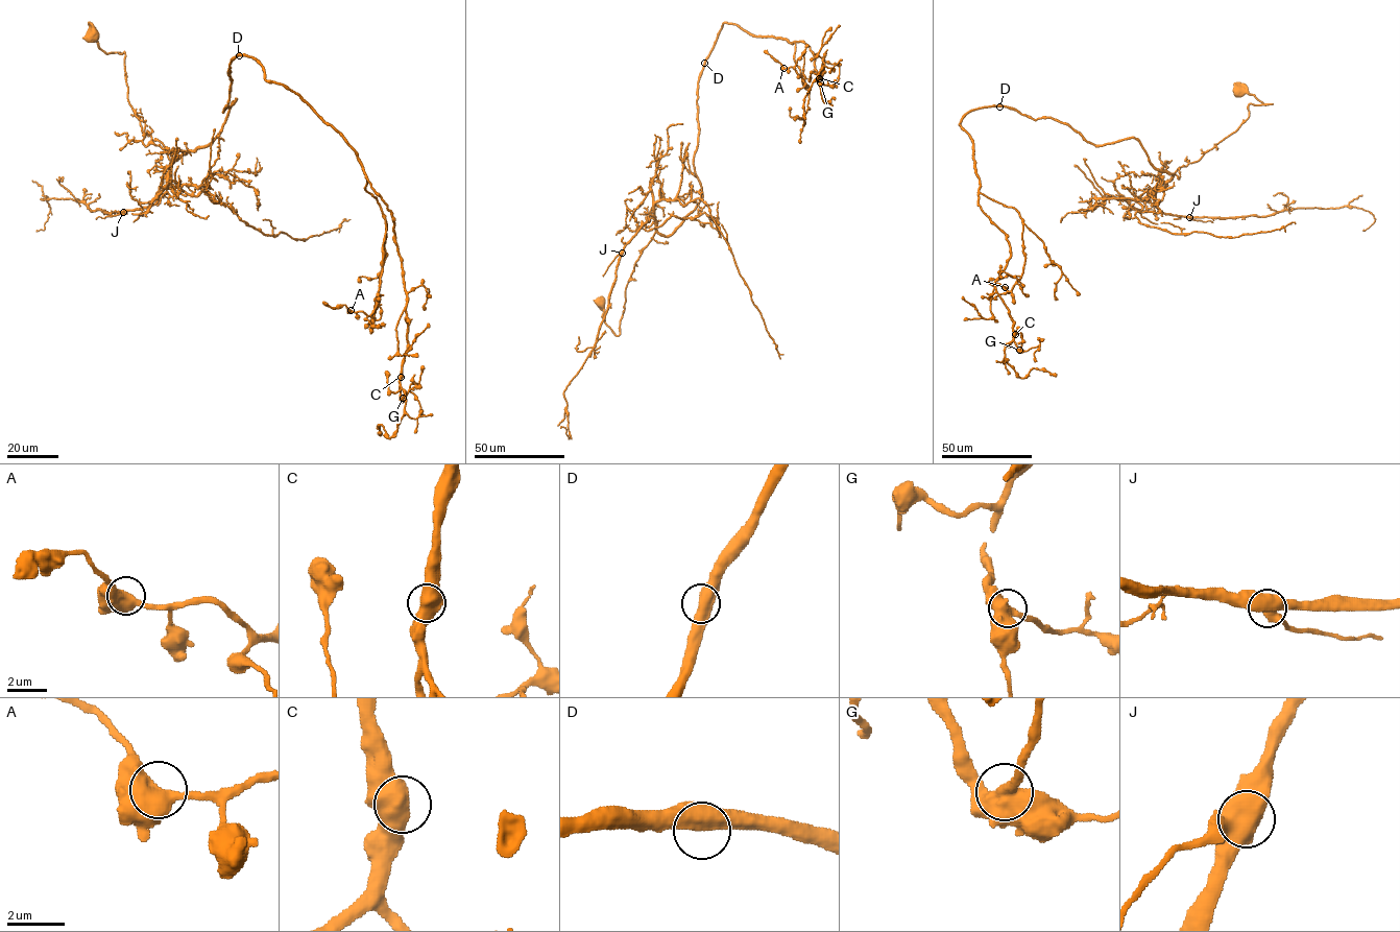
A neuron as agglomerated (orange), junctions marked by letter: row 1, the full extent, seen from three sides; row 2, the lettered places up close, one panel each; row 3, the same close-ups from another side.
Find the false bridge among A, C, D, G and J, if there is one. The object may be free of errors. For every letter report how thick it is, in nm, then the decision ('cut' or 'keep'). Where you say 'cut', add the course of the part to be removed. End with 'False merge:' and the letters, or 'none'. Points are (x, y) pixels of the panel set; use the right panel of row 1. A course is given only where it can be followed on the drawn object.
A: calibre 600 nm; keep
C: calibre 550 nm; keep
D: calibre 650 nm; keep
G: calibre 600 nm; keep
J: calibre 550 nm; keep
False merge: none

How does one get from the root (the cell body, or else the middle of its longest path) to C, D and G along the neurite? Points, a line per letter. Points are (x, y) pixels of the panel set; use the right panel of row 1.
C: (1238, 91), (1272, 104), (1169, 181), (1134, 138), (965, 115), (1015, 334)
D: (1238, 91), (1272, 104), (1250, 103), (1234, 132), (1169, 181), (1134, 138), (1093, 145), (1052, 118), (999, 106)
G: (1238, 91), (1272, 104), (1169, 181), (1134, 138), (1093, 145), (1005, 106), (962, 118), (1019, 349)

